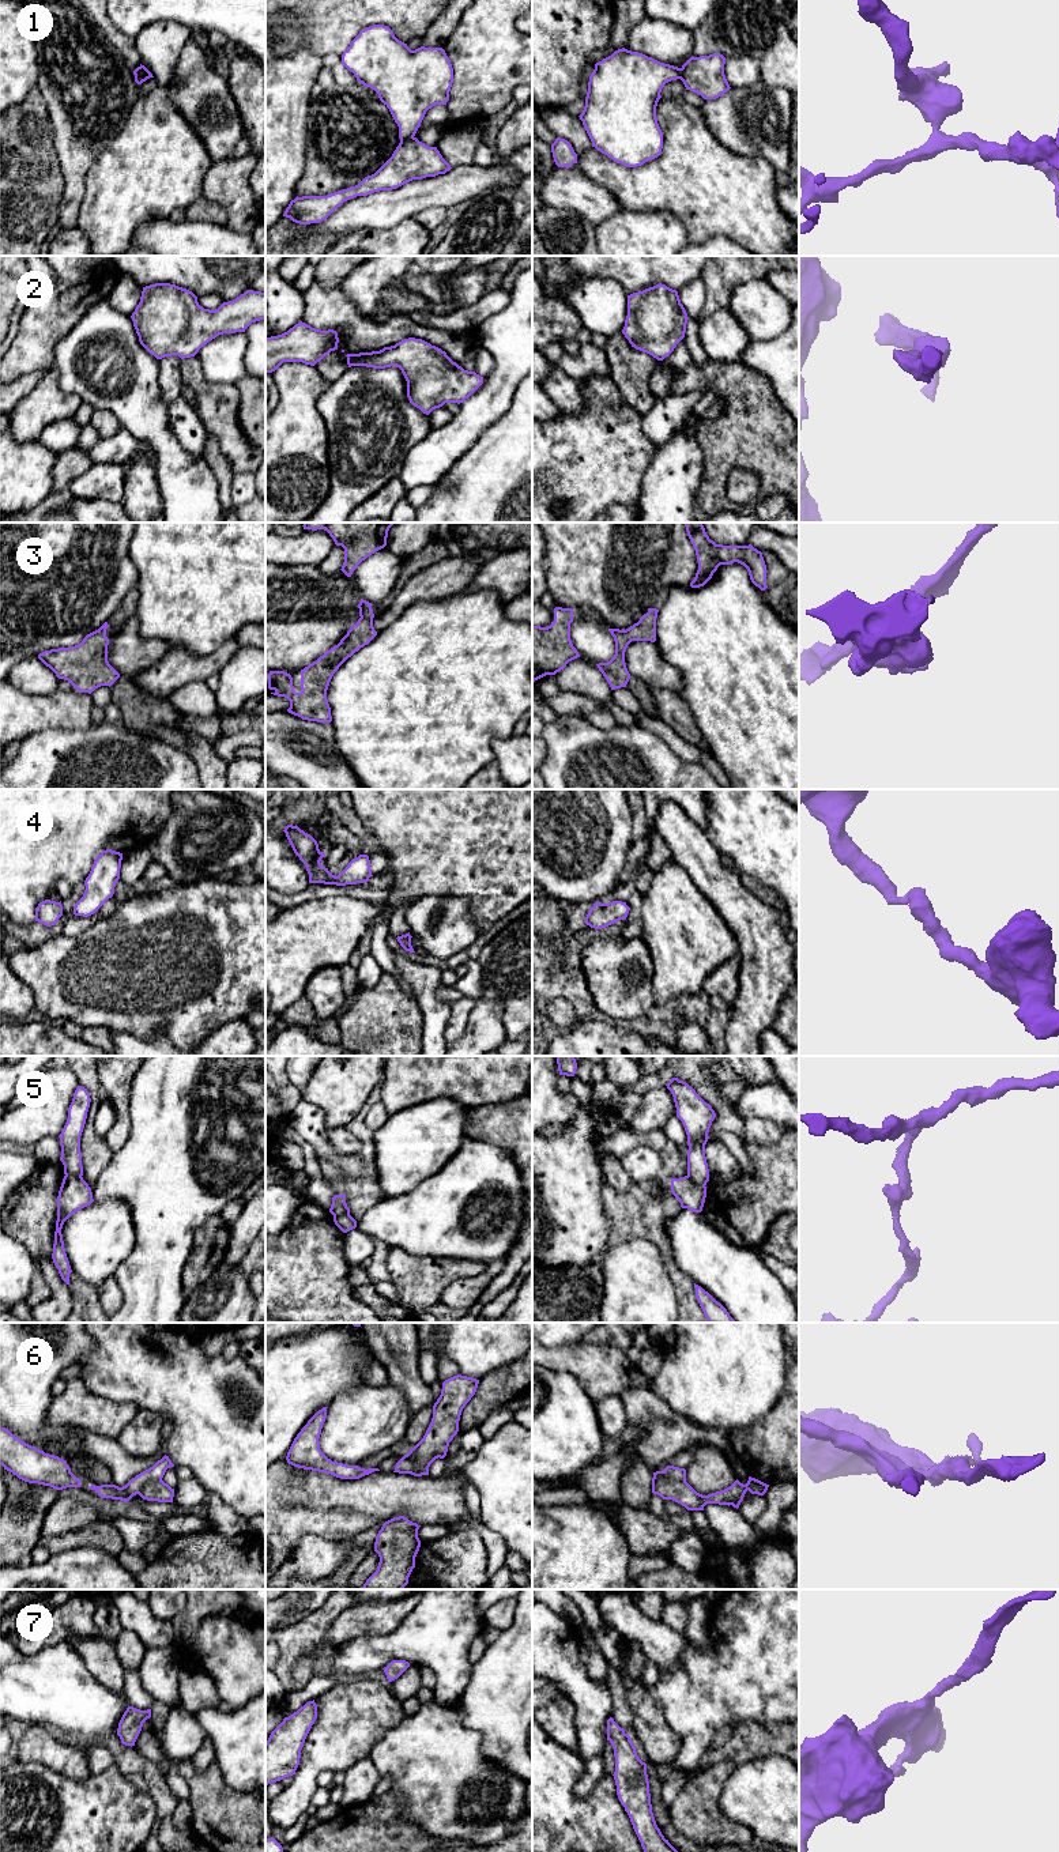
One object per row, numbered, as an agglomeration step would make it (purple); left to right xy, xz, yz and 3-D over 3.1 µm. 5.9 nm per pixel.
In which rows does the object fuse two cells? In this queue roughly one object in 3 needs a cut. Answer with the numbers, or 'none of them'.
1, 5, 6

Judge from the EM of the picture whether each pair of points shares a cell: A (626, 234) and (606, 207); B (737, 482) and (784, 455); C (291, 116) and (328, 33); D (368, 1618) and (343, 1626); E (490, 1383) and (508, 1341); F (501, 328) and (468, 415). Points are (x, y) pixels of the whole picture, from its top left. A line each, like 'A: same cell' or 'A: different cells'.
A: different cells
B: same cell
C: different cells
D: same cell
E: different cells
F: same cell

